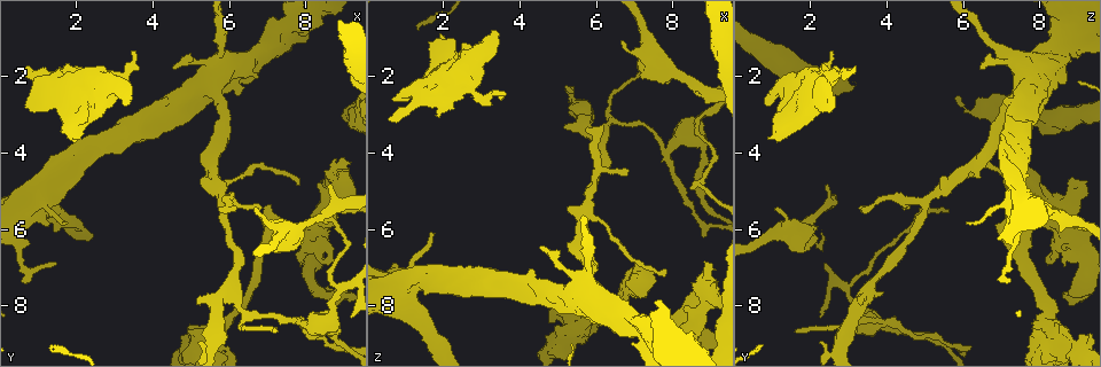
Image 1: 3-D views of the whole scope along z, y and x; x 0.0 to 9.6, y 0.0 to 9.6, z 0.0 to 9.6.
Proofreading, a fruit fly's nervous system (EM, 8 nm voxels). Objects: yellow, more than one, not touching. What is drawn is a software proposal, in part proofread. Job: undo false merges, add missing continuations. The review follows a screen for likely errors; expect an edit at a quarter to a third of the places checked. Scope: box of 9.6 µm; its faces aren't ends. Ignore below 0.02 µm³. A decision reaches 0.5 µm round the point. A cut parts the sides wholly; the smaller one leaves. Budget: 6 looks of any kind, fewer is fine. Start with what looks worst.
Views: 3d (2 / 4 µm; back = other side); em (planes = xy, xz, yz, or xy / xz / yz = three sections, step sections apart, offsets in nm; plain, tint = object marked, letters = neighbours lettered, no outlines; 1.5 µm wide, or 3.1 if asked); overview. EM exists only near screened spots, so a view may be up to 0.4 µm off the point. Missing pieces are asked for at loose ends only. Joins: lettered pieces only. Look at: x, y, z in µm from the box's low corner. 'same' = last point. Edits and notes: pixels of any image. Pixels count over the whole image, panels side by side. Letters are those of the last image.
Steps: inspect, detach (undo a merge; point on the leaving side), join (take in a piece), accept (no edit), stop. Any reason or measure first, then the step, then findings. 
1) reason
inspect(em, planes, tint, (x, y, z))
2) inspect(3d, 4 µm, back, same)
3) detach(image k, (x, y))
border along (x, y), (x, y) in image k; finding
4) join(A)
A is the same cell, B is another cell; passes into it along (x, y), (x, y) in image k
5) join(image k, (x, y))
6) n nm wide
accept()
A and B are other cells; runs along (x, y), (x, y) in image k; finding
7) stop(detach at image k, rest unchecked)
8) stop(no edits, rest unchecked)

stops while still wide
inspect(em, planes, letters, (1.90, 3.60, 0.90))

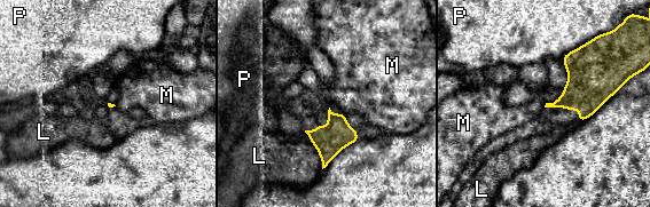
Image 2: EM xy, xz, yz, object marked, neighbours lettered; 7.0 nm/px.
P touches over 260 nm
accept()
L, M and P are other cells; border along (546, 103), (543, 106) in image 2; no lettered piece goes on from it

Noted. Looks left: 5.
inspect(em, planes, letters, (8.35, 6.85, 8.35))

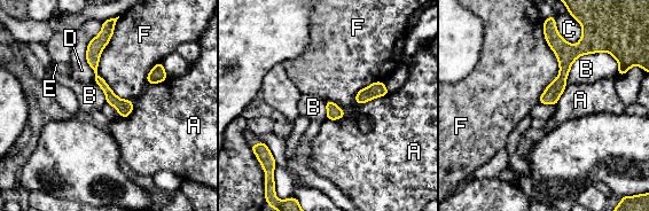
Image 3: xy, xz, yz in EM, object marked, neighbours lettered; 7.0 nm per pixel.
F touches over 500 nm
accept()
A, B, C, D, E and F are other cells; no lettered piece goes on from it

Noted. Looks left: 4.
an open end
inspect(em, planes, tint, (8.45, 4.65, 8.85))

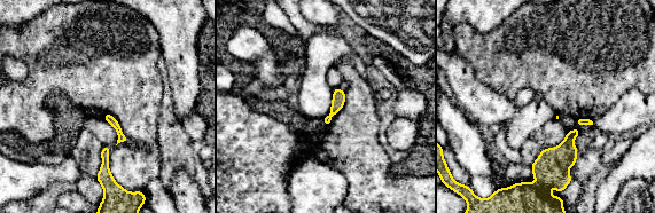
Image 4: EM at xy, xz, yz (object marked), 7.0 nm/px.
inspect(em, planes, letters, same)

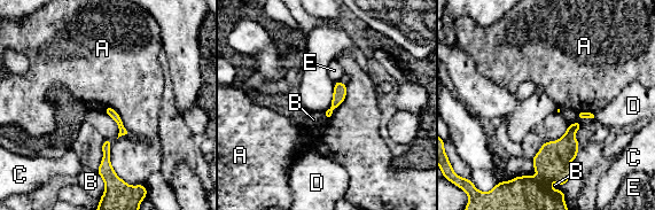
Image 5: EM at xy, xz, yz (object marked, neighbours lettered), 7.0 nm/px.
accept()
A, B, C, D and E are other cells; border along (106, 106), (119, 116), (126, 134) in image 5; no lettered piece goes on from it

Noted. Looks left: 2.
stop(no edits, rest unchecked)

